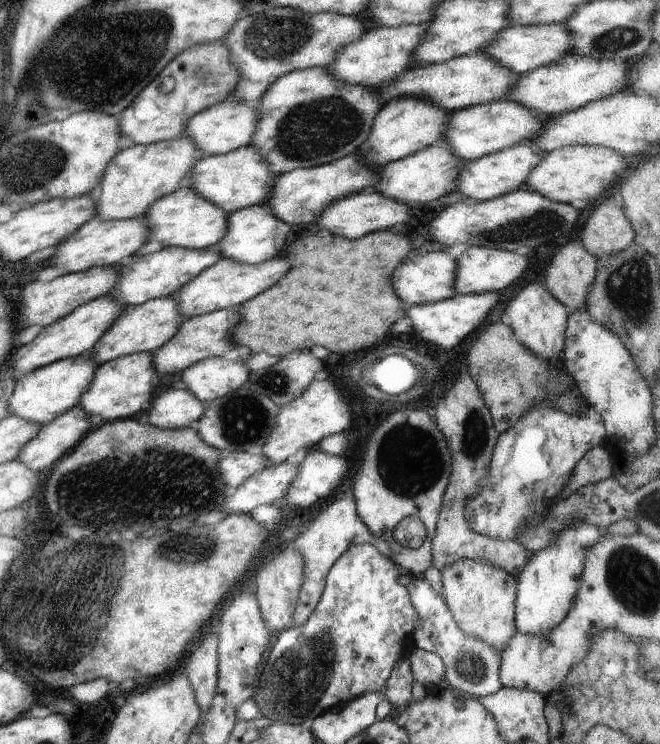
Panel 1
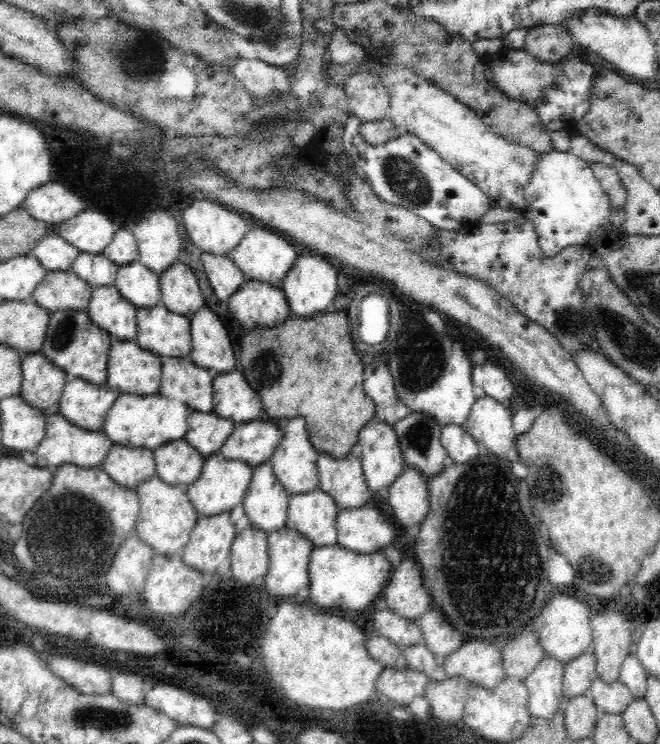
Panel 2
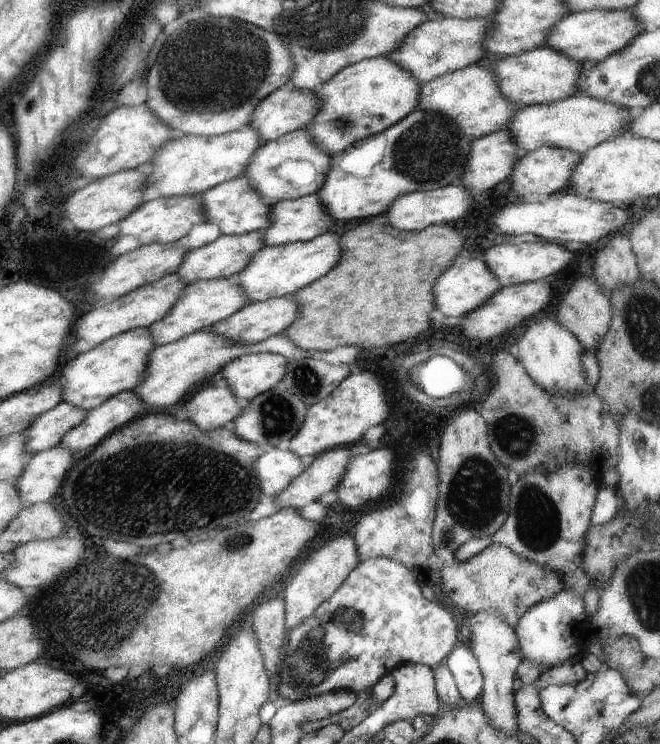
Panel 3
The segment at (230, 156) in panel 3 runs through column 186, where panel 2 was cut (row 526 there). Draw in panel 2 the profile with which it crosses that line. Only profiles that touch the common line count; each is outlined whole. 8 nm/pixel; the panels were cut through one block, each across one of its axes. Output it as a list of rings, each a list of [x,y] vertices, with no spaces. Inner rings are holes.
[[[158,476],[140,483],[137,488],[139,515],[135,524],[134,534],[152,548],[154,554],[166,557],[179,554],[188,542],[193,528],[196,526],[196,509],[186,496],[186,486],[170,486]]]

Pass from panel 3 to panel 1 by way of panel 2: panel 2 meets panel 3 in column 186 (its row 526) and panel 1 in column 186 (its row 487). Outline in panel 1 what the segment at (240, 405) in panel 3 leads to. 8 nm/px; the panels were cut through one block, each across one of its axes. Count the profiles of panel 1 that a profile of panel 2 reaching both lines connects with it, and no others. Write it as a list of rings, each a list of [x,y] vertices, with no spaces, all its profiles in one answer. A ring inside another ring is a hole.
[[[168,389],[152,398],[143,412],[147,422],[157,428],[178,429],[194,425],[207,405],[187,389]]]

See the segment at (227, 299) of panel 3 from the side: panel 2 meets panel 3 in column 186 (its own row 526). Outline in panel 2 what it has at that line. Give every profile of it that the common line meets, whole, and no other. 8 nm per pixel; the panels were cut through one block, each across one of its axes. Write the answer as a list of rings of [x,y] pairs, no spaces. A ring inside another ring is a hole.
[[[318,488],[289,498],[284,527],[306,537],[312,548],[337,544],[336,503]]]

